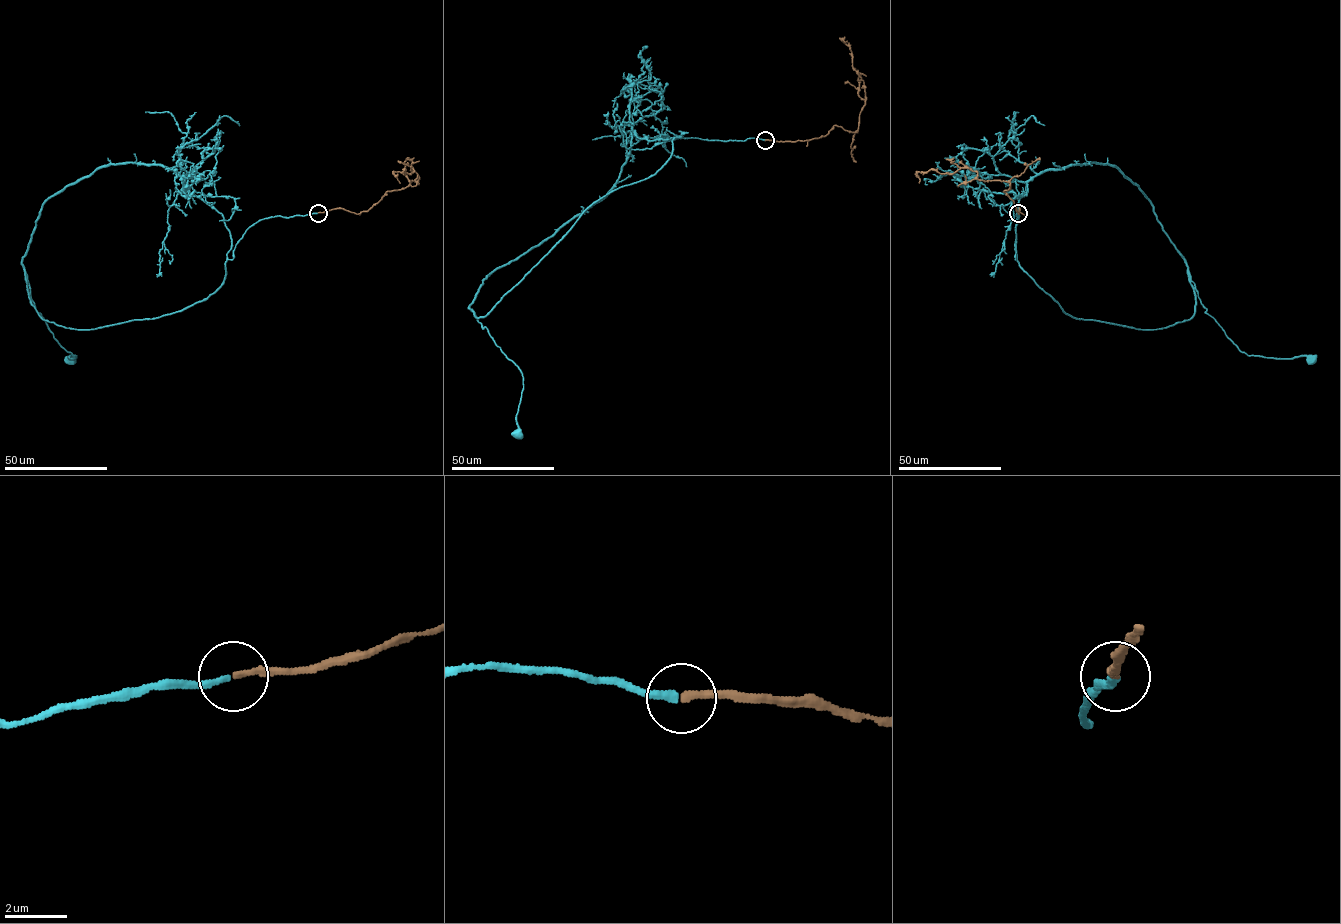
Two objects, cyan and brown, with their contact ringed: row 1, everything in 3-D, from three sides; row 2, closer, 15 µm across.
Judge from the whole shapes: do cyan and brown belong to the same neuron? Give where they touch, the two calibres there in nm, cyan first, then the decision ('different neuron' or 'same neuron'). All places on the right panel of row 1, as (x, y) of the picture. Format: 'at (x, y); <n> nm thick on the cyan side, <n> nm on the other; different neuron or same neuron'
at (1018, 213); 220 nm thick on the cyan side, 200 nm on the other; same neuron

